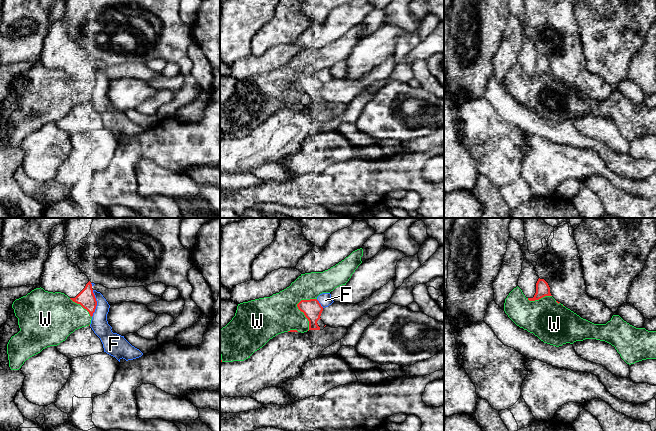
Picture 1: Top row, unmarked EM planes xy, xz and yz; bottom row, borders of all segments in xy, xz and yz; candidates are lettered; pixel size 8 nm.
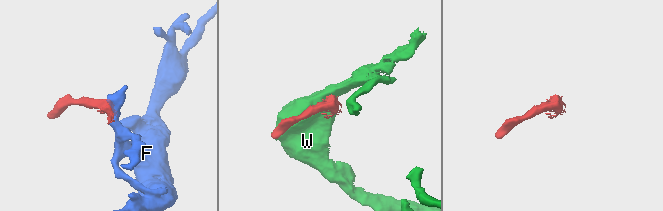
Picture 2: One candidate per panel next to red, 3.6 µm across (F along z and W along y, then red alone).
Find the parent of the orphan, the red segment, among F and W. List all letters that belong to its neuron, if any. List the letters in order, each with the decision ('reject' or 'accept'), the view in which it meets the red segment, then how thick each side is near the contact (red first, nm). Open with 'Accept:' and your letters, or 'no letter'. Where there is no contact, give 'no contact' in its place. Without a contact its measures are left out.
Accept: W
F: reject; meets red in xy; 140 nm thick on the red side, 140 nm on the other
W: accept; meets red in xz; 160 nm thick on the red side, 320 nm on the other

